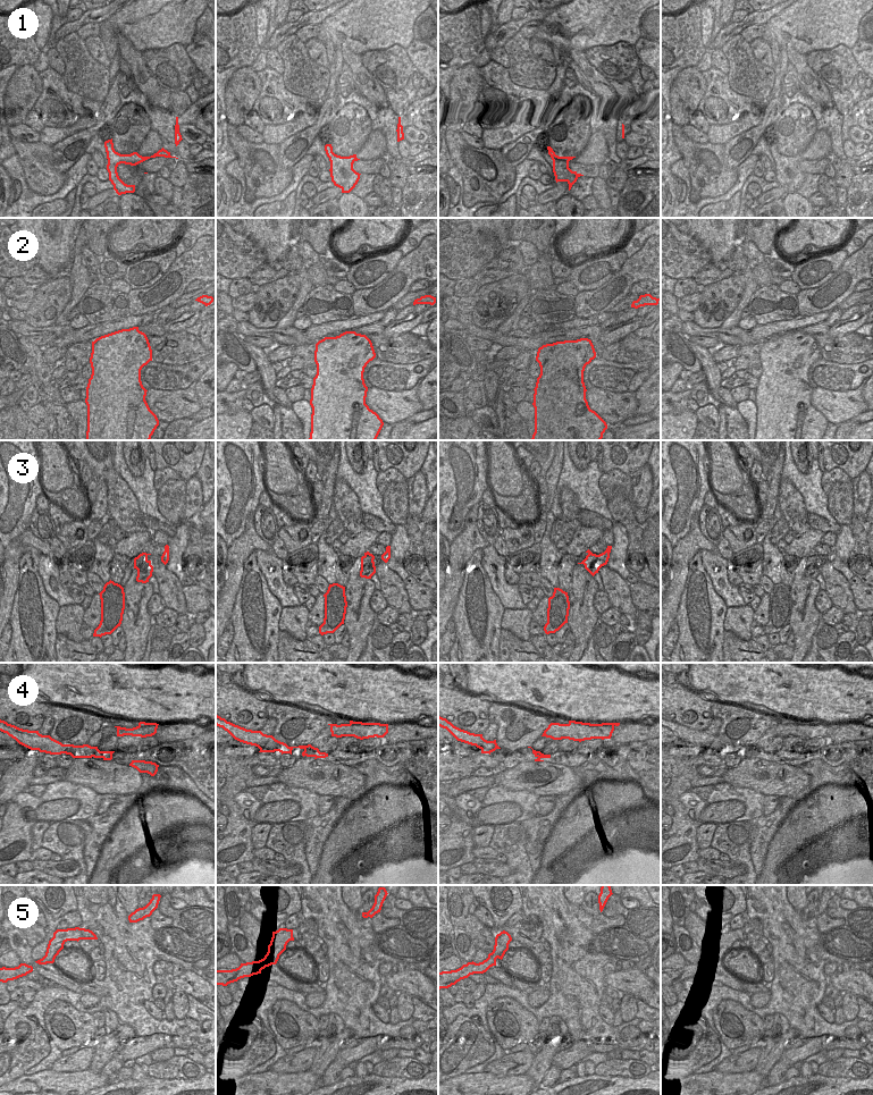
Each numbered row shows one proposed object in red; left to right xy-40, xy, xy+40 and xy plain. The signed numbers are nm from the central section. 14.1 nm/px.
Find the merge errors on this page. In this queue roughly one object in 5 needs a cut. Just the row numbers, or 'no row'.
4

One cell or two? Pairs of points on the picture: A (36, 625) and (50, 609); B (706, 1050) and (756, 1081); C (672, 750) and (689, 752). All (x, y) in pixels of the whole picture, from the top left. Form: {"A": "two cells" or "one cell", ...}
{"A": "one cell", "B": "two cells", "C": "one cell"}

